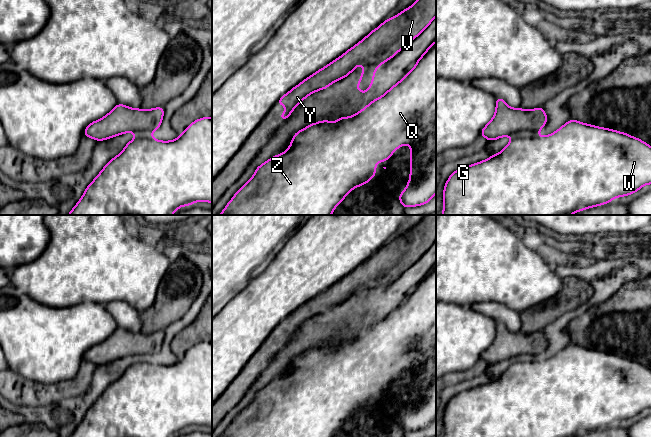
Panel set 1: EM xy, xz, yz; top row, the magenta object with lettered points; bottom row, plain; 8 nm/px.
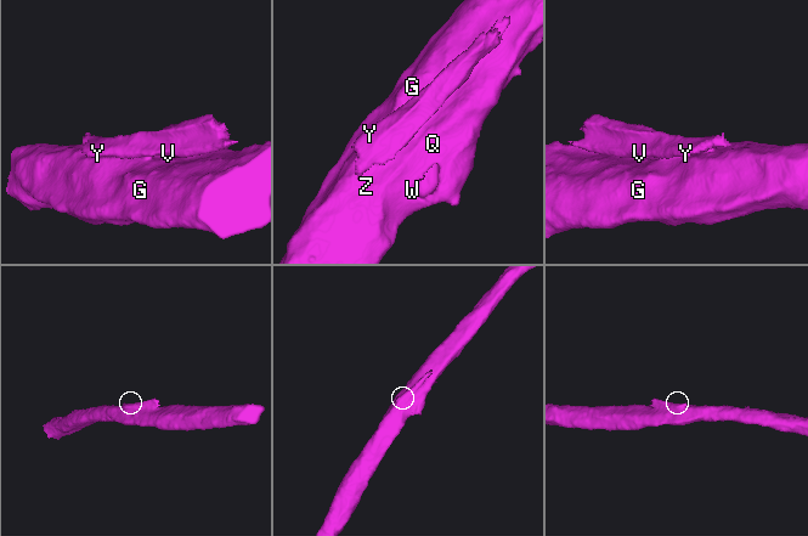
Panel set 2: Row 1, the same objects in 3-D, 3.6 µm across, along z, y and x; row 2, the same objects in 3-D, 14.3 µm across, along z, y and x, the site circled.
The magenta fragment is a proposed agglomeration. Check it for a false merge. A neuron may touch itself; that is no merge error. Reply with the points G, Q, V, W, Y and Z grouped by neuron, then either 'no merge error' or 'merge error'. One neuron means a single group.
groups G Q W Z / V Y; merge error

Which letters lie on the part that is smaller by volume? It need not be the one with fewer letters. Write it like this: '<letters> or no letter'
V, Y

